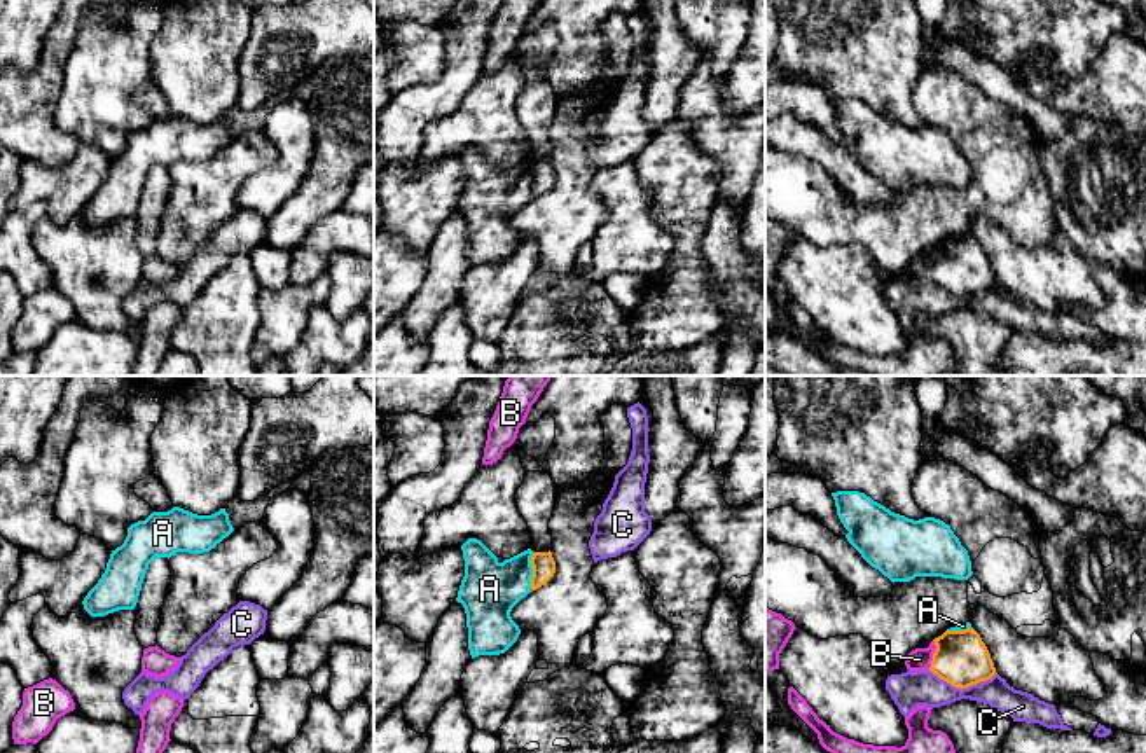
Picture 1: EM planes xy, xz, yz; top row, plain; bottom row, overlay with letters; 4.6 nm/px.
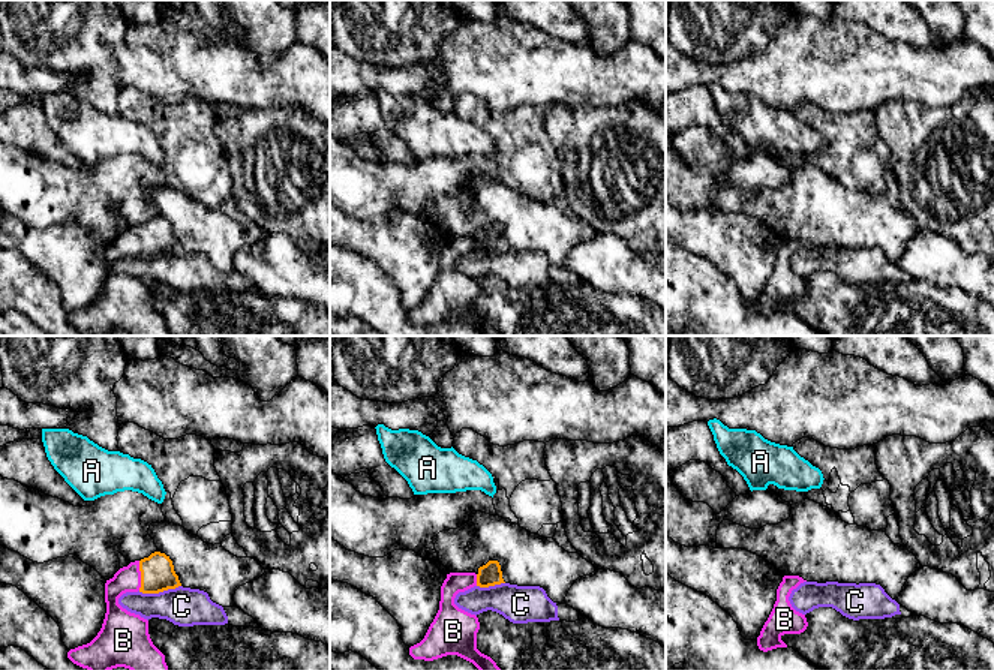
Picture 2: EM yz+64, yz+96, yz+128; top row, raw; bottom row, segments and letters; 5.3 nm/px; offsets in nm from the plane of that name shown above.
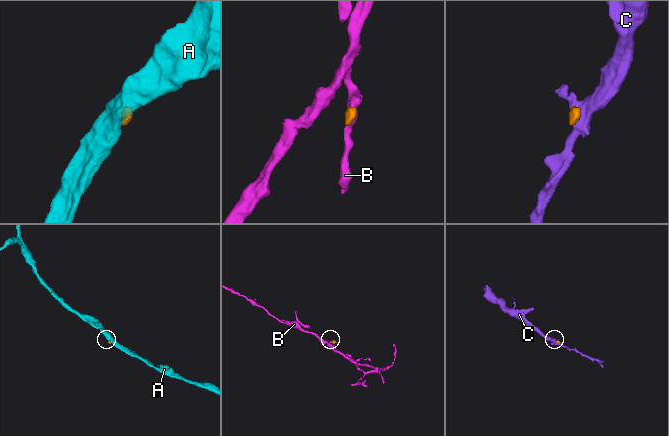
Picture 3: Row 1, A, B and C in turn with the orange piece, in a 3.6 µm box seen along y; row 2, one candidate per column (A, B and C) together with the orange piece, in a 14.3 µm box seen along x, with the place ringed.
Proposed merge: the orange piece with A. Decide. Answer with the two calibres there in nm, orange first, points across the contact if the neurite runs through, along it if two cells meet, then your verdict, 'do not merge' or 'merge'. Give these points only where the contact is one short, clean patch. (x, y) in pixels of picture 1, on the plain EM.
calibres 110 and 260 nm; border xz (533, 161), (530, 198); do not merge

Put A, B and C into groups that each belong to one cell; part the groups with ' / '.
A / B / C

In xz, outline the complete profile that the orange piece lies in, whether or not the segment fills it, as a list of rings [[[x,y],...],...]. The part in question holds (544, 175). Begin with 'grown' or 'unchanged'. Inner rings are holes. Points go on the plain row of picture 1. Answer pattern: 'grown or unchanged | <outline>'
unchanged | [[[533,161],[531,166],[533,185],[531,185],[531,199],[545,194],[556,182],[556,169],[552,161]]]

